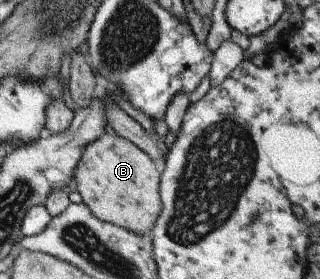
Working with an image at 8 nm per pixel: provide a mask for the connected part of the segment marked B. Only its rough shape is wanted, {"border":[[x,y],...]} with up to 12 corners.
{"border":[[104,132],[73,171],[92,215],[150,234],[162,211],[146,152]]}

